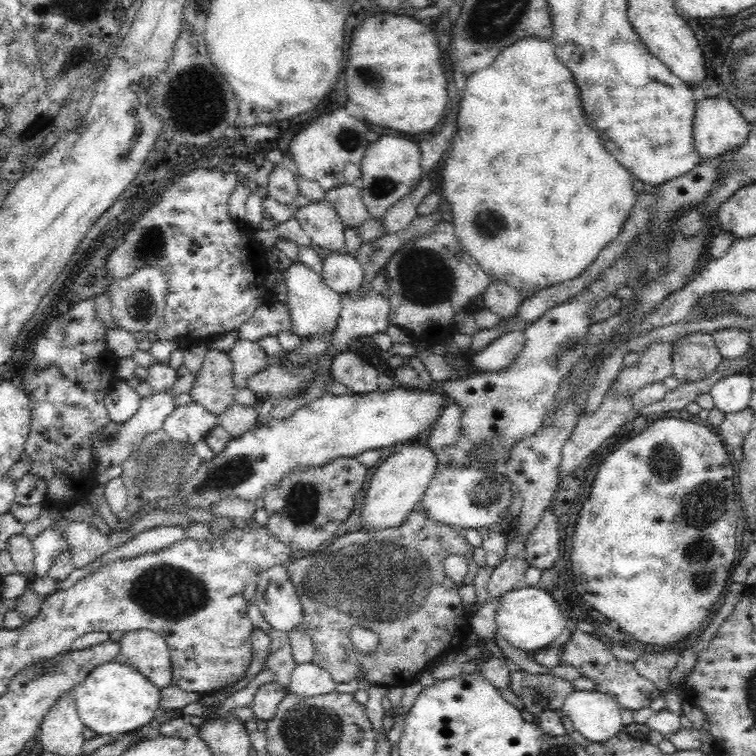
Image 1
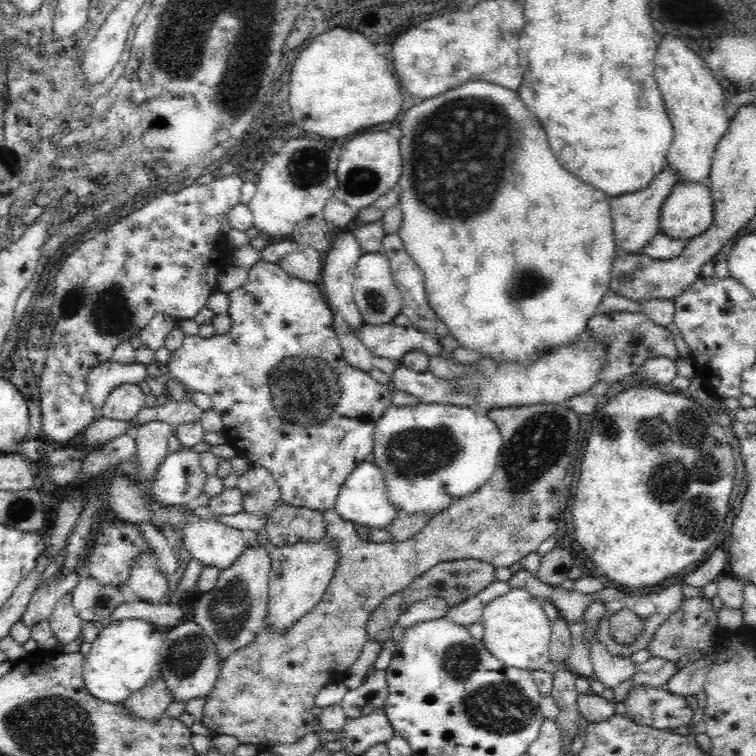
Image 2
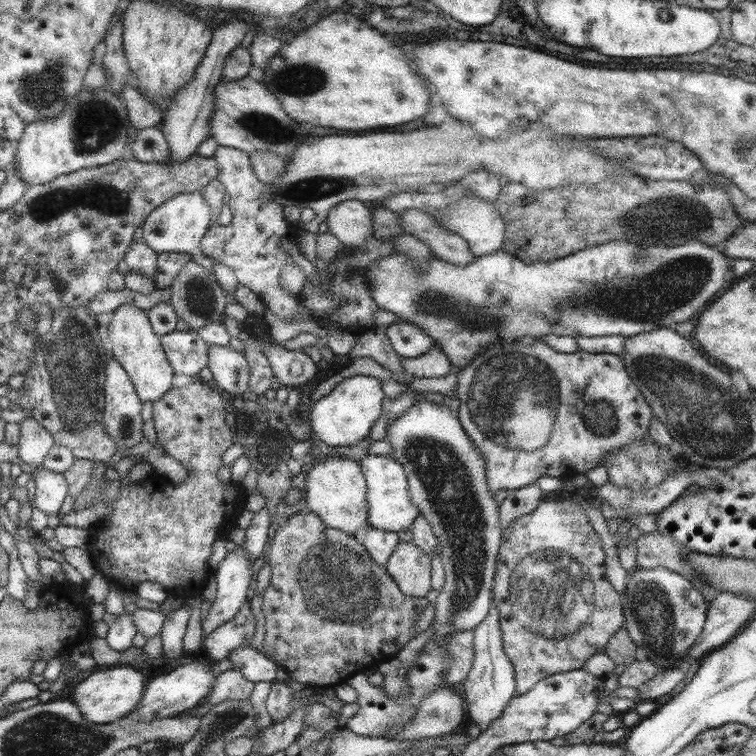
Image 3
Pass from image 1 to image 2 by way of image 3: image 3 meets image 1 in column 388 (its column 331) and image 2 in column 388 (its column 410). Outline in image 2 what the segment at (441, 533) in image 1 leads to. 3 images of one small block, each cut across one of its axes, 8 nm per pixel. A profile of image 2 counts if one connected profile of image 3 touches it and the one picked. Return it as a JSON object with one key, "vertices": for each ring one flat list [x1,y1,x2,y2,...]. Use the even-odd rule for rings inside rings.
{"vertices":[[457,559,449,562,438,563,431,570,425,571,414,582,409,583,404,590,397,594,390,595,372,612,367,622,368,640,376,640,385,643,392,640,392,627,397,624,398,617,408,606,414,602,420,602,424,598,436,596,447,601,447,607,451,608,468,601,468,598,475,596,485,590,492,582,496,581,495,567,491,563,479,559]]}

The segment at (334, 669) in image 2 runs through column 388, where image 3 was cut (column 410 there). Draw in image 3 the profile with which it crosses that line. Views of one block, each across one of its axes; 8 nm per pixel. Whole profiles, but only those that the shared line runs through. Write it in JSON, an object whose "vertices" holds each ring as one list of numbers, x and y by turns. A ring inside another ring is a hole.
{"vertices":[[399,542,391,558,386,562,388,575,398,583,399,589,408,598,424,598,432,590,431,582,431,556,416,547,412,542]]}

